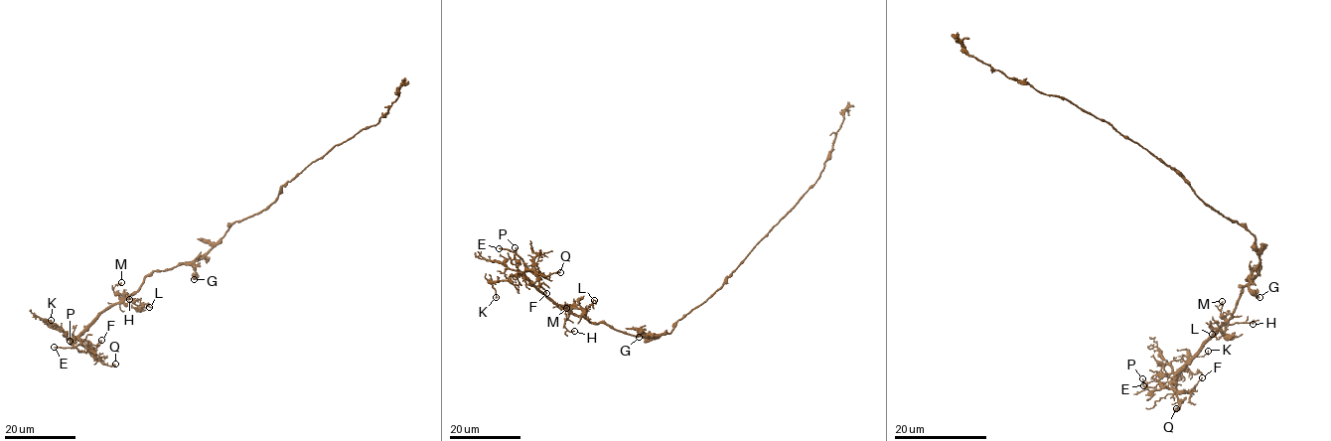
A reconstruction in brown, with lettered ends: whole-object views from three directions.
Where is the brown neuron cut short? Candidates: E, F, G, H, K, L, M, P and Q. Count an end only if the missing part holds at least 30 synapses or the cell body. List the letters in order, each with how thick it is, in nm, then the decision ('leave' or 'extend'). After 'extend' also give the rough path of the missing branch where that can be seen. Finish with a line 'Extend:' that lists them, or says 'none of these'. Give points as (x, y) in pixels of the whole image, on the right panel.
E: 200 nm | extend | (1143, 385), (1136, 377), (1137, 367), (1161, 365), (1172, 369), (1192, 369)
F: 160 nm | leave
G: 360 nm | leave
H: 160 nm | leave
K: 200 nm | leave
L: 130 nm | leave
M: 150 nm | leave
P: 190 nm | leave
Q: 220 nm | leave
Extend: E

